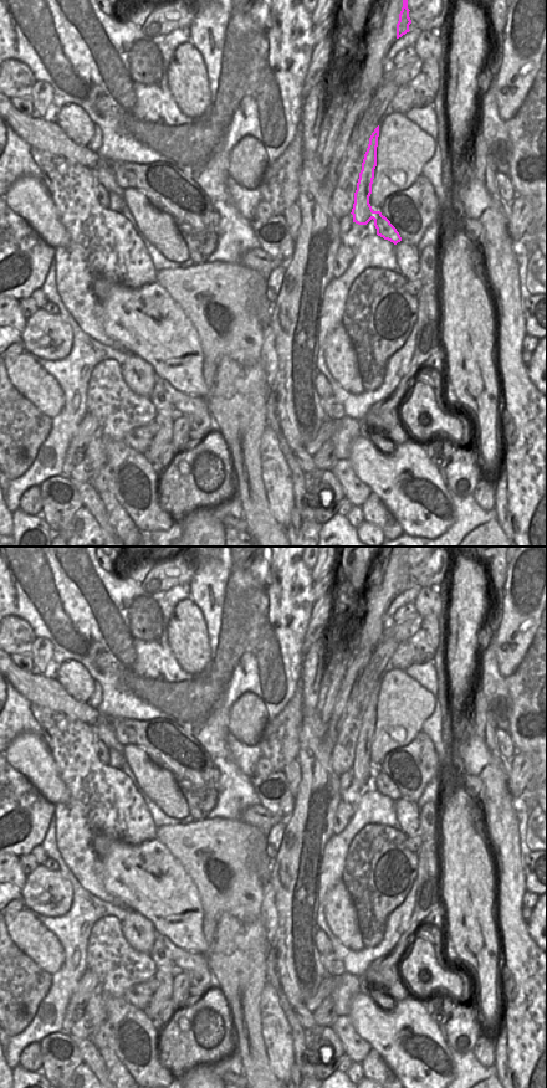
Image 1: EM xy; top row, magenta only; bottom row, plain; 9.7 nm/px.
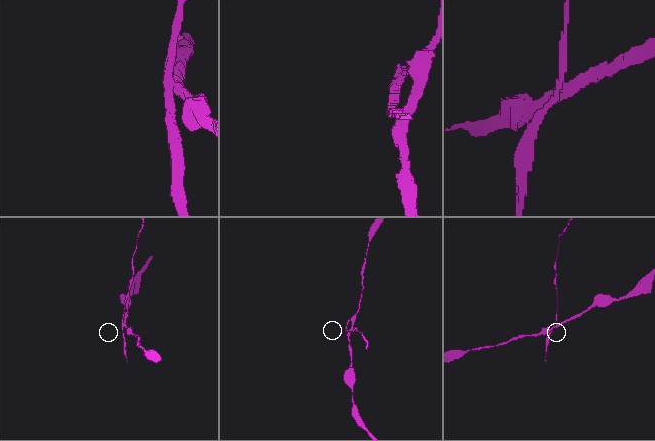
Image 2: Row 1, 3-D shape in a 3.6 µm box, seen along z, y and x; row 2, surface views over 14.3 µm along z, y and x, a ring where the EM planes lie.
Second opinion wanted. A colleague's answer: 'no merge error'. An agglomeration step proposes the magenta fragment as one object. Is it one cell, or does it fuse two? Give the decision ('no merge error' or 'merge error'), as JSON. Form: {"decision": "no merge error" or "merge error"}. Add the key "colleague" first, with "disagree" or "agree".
{"colleague": "disagree", "decision": "merge error"}

